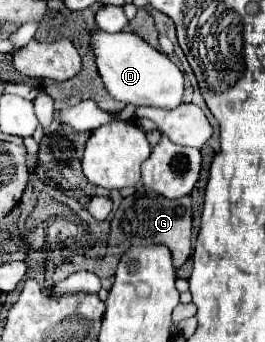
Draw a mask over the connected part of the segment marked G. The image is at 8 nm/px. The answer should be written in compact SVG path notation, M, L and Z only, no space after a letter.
M138 190L136 194L124 198L118 206L118 210L112 216L110 222L110 234L108 234L108 252L104 258L98 260L88 260L84 256L74 256L72 260L68 260L66 264L58 266L52 274L54 284L66 280L70 274L80 272L80 270L90 270L100 278L112 276L116 272L118 260L122 258L122 254L136 244L166 244L172 250L172 258L174 258L174 266L180 268L186 258L192 252L192 208L190 206L182 206L178 200L168 200L162 198L158 194L152 194L150 190Z

